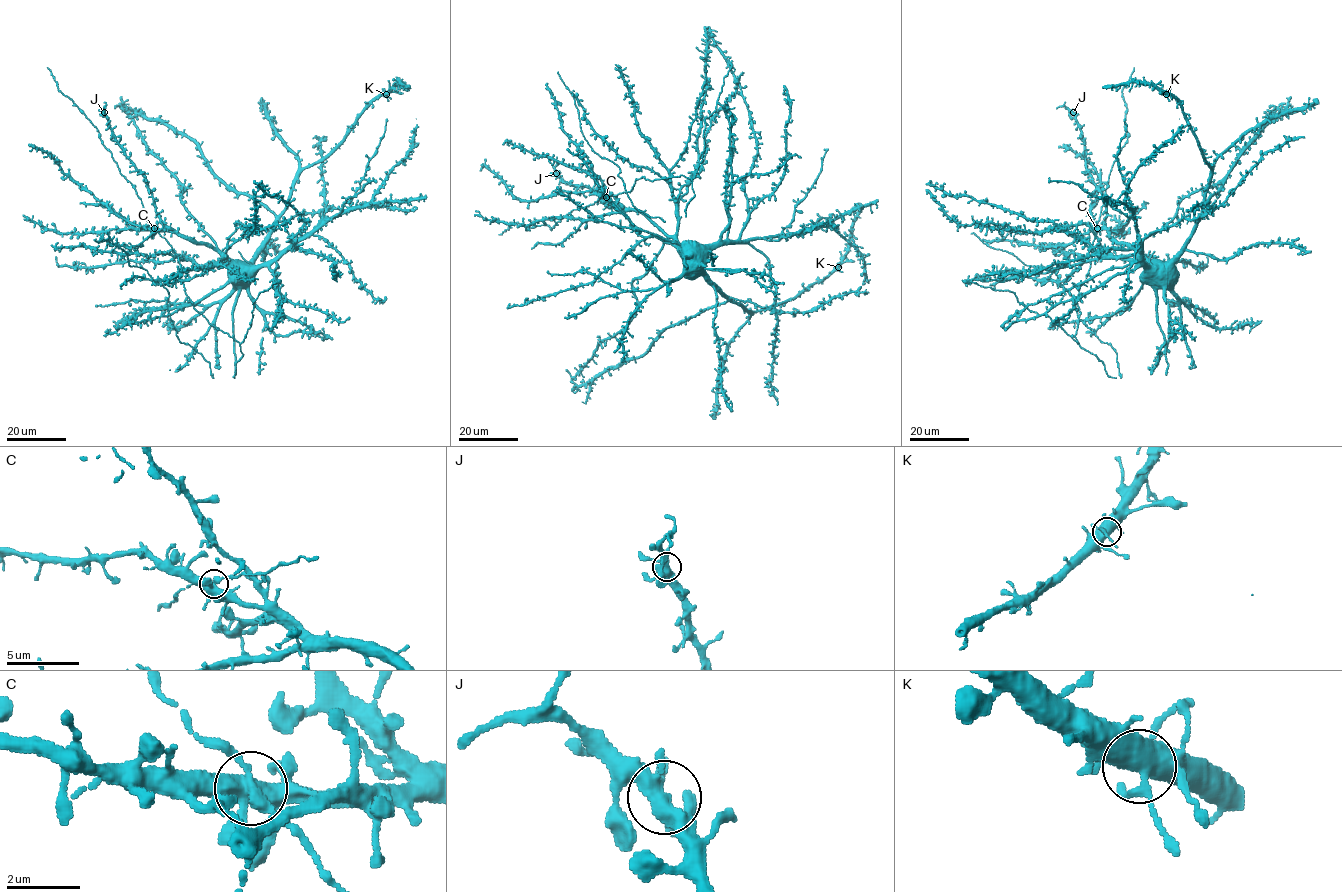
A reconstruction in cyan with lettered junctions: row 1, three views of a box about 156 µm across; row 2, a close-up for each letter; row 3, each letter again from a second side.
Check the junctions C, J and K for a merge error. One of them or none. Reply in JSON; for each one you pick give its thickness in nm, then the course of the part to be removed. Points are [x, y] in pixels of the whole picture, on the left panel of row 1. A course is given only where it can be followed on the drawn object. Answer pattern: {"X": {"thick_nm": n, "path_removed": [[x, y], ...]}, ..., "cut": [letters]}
{"cut": []}

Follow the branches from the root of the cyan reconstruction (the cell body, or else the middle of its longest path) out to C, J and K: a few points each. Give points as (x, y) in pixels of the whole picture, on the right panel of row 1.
C: (1159, 269), (1159, 264), (1116, 241), (1106, 230), (1096, 228)
J: (1159, 269), (1159, 264), (1116, 241), (1105, 227), (1106, 206), (1102, 191), (1086, 167), (1085, 142), (1073, 112)
K: (1159, 269), (1180, 250), (1191, 234), (1202, 210), (1210, 173), (1210, 166), (1181, 104), (1166, 94)

